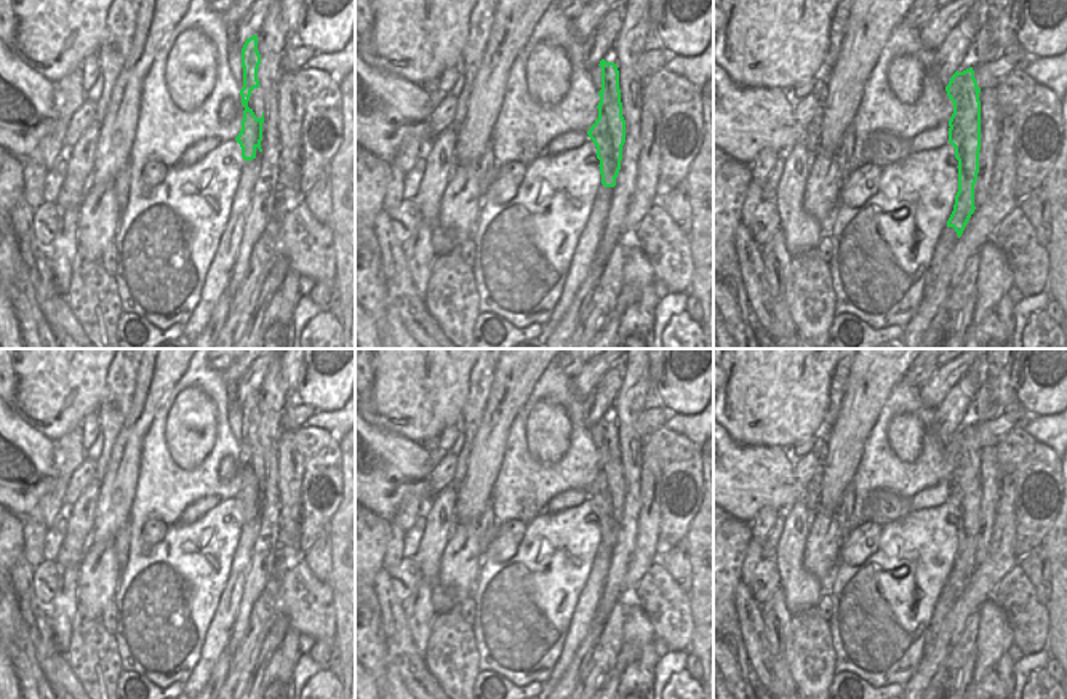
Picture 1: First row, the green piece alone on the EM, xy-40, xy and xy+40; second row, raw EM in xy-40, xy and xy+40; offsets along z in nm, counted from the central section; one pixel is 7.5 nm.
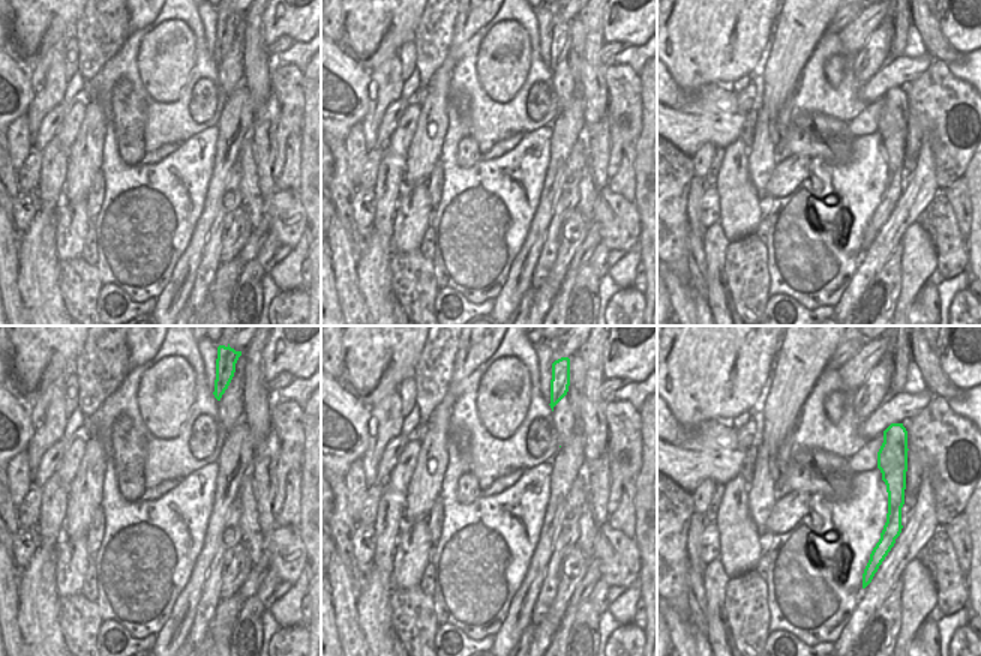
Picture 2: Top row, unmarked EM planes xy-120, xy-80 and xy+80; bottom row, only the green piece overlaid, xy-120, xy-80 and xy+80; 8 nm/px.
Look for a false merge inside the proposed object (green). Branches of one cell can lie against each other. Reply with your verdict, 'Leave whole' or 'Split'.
Split.

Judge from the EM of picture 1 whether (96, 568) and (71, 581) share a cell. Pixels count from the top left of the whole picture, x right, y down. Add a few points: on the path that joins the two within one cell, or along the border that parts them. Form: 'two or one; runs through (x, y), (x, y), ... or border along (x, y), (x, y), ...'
two; border along (83, 554), (75, 615)

